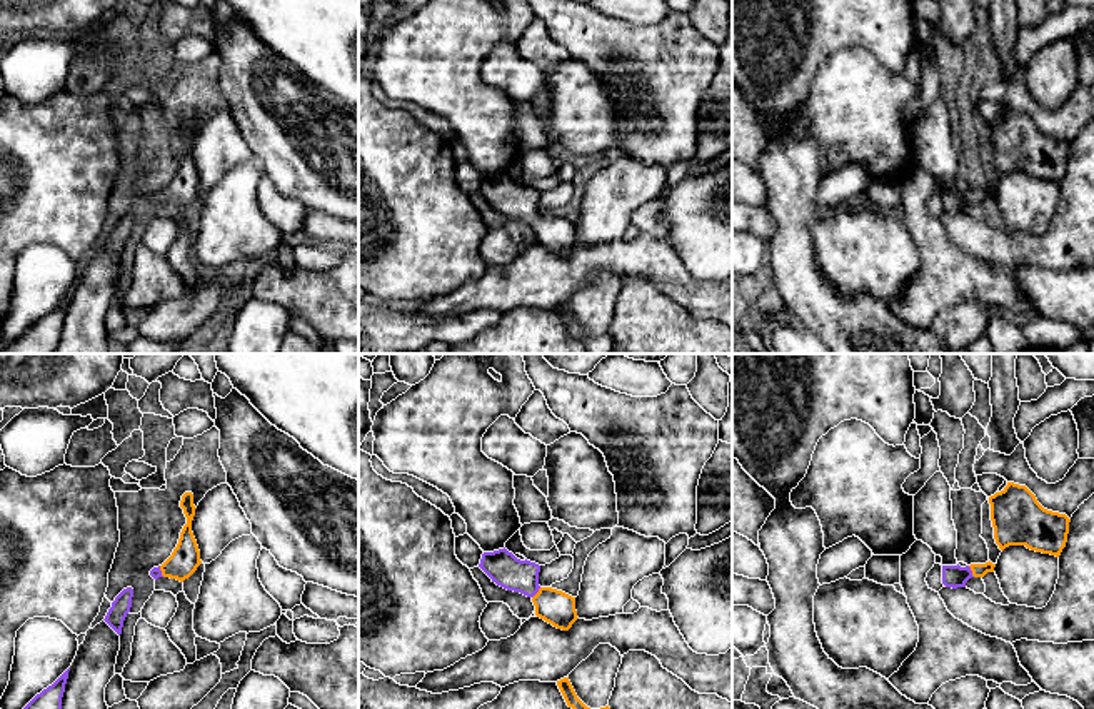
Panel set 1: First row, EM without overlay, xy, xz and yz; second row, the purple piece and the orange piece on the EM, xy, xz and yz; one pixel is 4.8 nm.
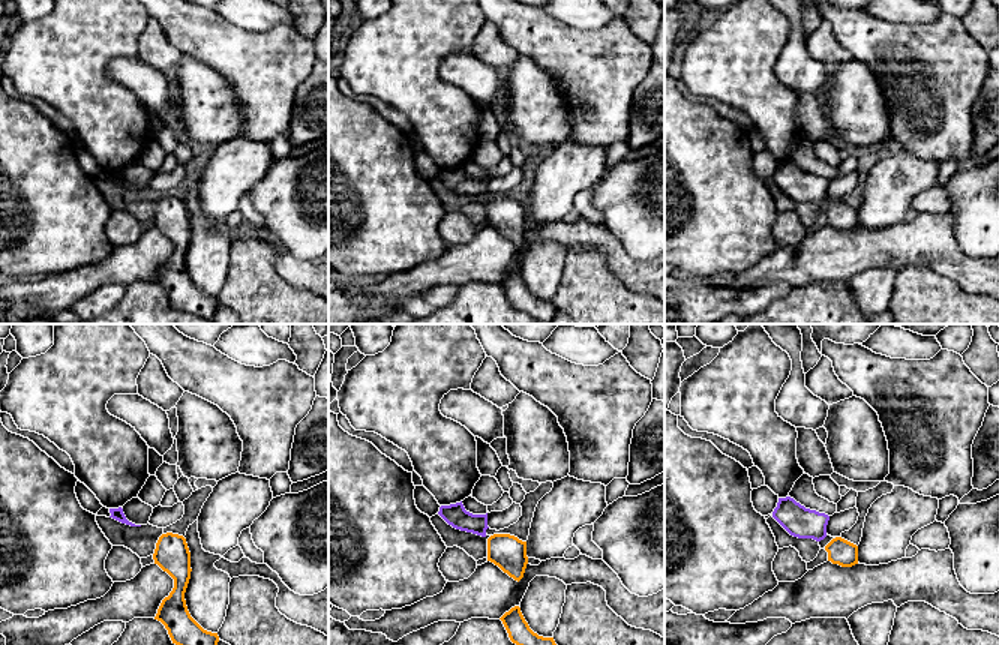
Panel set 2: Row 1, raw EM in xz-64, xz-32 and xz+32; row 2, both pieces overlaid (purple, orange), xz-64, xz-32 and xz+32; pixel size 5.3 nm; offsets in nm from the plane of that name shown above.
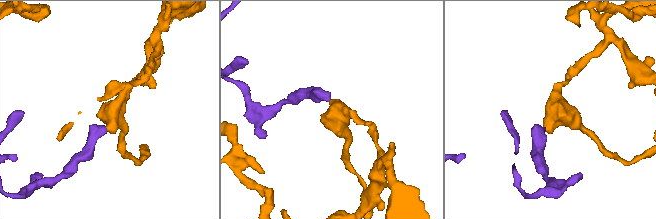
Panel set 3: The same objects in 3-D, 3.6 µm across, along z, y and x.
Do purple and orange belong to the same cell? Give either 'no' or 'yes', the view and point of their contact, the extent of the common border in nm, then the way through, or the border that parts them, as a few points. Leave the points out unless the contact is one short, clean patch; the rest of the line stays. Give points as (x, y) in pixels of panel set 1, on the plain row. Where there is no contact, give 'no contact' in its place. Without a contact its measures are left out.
yes; meets purple in yz at (971, 197); contact 70 nm long; runs through yz (953, 202), (971, 197), (978, 196)

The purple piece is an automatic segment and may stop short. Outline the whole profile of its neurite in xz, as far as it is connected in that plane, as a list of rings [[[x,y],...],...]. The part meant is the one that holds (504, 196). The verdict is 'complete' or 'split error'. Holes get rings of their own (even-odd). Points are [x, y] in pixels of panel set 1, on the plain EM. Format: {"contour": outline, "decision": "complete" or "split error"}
{"contour": [[[504,173],[484,179],[479,194],[497,212],[530,224],[535,232],[535,242],[554,254],[569,257],[579,245],[575,224],[552,214],[539,212],[539,190],[527,185],[520,187]]], "decision": "split error"}

